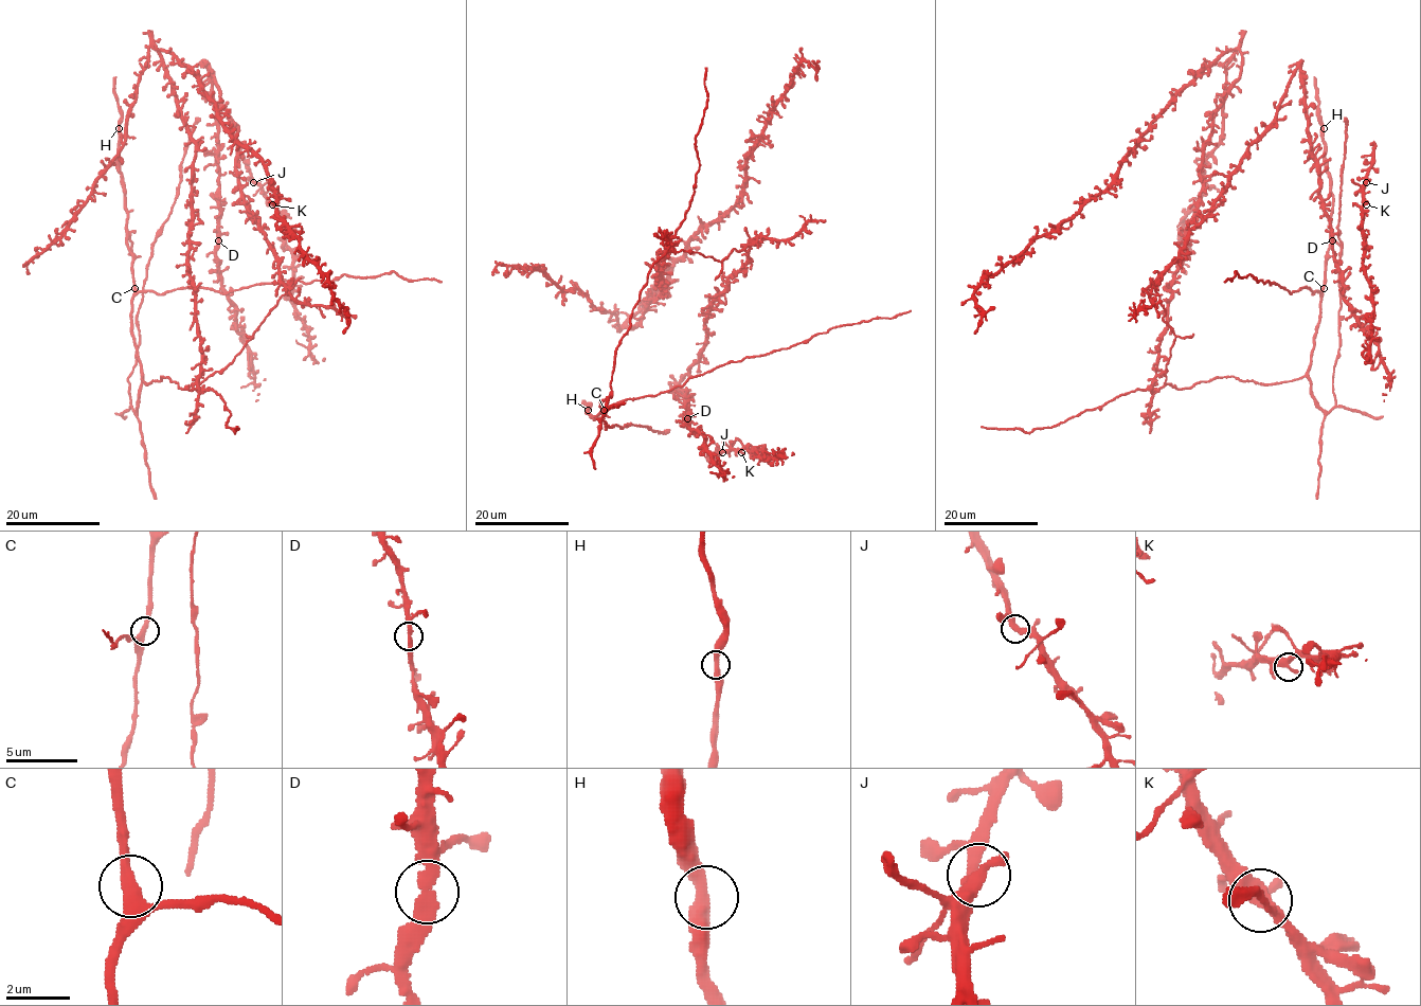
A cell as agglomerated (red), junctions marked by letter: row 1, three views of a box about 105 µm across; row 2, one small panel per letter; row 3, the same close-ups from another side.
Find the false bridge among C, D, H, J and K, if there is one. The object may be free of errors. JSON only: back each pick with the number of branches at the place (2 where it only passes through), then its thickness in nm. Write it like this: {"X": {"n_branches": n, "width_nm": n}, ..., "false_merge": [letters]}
{"false_merge": []}

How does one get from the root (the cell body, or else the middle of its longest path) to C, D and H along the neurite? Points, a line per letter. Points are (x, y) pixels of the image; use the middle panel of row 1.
C: (669, 243), (667, 250), (650, 270), (632, 310), (630, 328), (615, 351), (611, 394), (600, 405), (604, 410)
D: (669, 243), (669, 251), (721, 262), (757, 240), (713, 302), (705, 345), (680, 383), (687, 417)
H: (669, 243), (650, 270), (632, 310), (630, 328), (615, 351), (611, 394), (594, 418), (588, 410)

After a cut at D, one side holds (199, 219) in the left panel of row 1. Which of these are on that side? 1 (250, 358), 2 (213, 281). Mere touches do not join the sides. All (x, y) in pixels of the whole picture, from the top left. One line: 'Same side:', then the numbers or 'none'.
Same side: none

